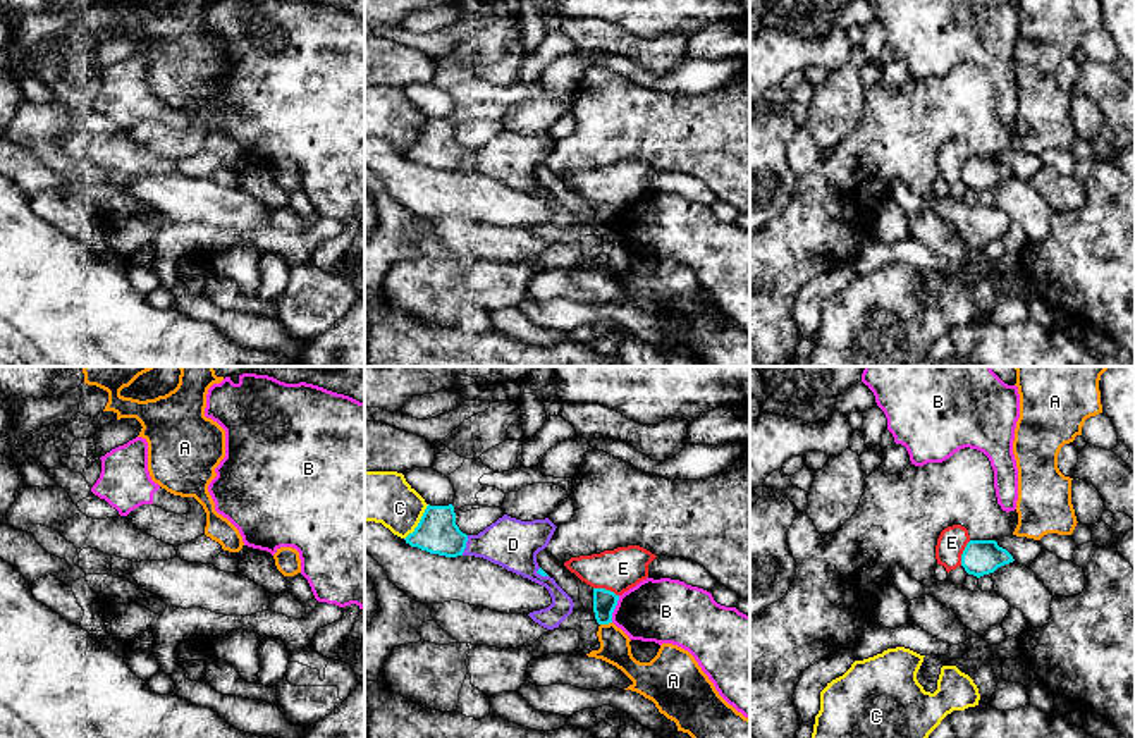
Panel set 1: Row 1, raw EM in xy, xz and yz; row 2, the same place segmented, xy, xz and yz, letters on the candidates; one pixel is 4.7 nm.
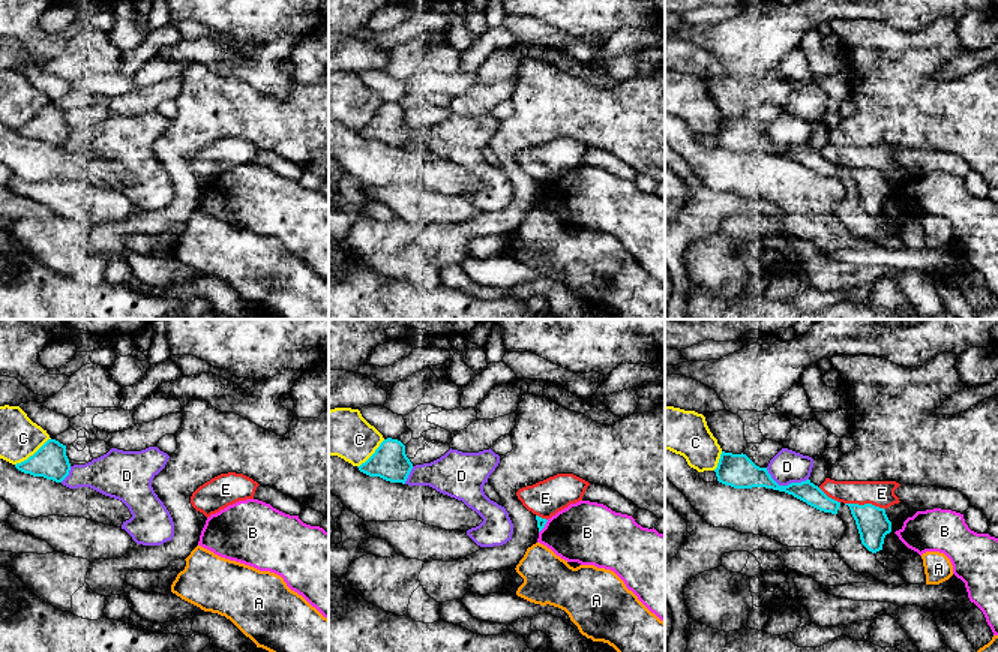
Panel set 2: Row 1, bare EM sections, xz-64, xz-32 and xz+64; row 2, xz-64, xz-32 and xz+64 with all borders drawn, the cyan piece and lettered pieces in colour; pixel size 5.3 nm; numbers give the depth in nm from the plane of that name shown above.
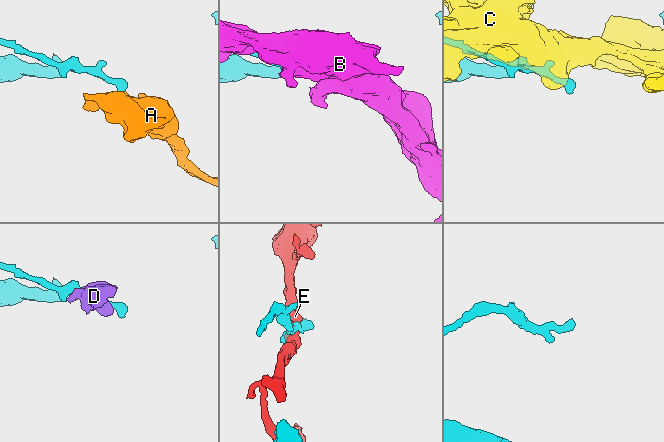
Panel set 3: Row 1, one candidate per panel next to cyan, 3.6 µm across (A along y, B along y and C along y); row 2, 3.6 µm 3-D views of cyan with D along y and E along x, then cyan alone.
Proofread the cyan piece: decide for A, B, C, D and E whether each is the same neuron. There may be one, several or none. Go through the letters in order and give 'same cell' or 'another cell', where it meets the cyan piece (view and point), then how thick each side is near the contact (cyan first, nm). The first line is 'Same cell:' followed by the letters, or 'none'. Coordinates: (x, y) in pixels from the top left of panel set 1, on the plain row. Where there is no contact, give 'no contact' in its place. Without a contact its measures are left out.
Same cell: none
A: another cell | xz (606, 238) | 110/140 nm
B: another cell | xz (614, 222) | 110/300 nm
C: another cell | xz (420, 136) | 190/240 nm
D: another cell | xz (465, 160) | 190/240 nm
E: another cell | xz (604, 203) | 110/200 nm

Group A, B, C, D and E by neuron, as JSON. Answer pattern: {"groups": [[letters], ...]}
{"groups": [["A"], ["B", "D"], ["C"], ["E"]]}

